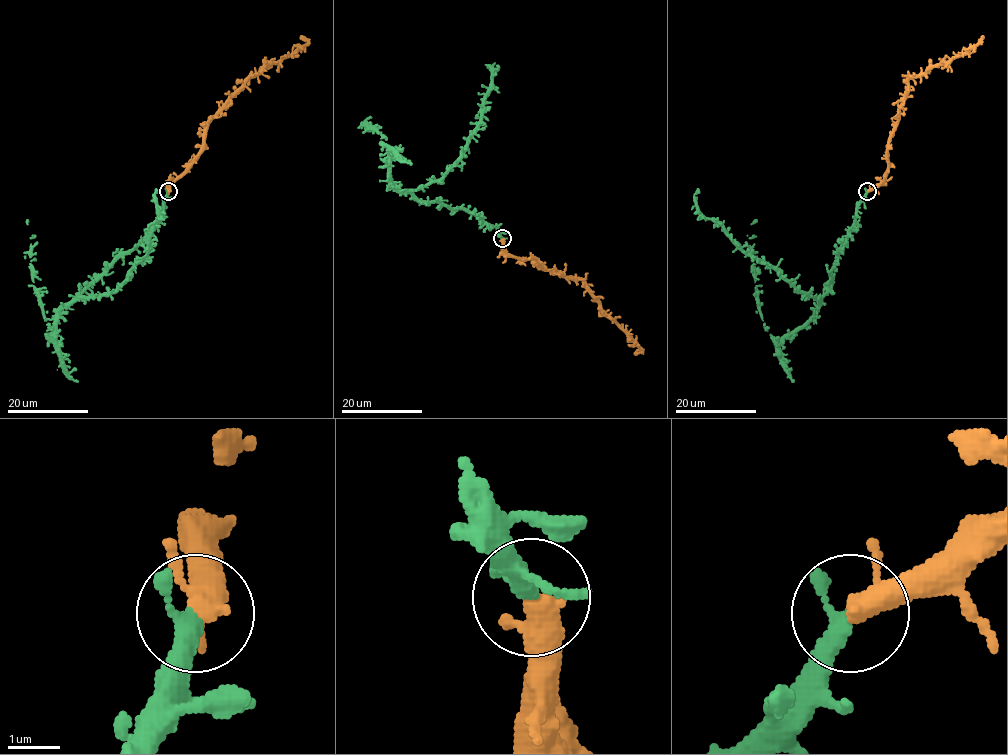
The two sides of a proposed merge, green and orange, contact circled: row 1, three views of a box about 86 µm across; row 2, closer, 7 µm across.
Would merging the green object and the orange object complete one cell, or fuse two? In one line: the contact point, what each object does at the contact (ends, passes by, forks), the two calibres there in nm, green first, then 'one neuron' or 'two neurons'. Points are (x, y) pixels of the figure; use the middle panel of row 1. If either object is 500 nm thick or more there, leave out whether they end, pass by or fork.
at (502, 238); green passes by; orange passes by; 280 nm thick on the green side, 360 nm on the other; one neuron

